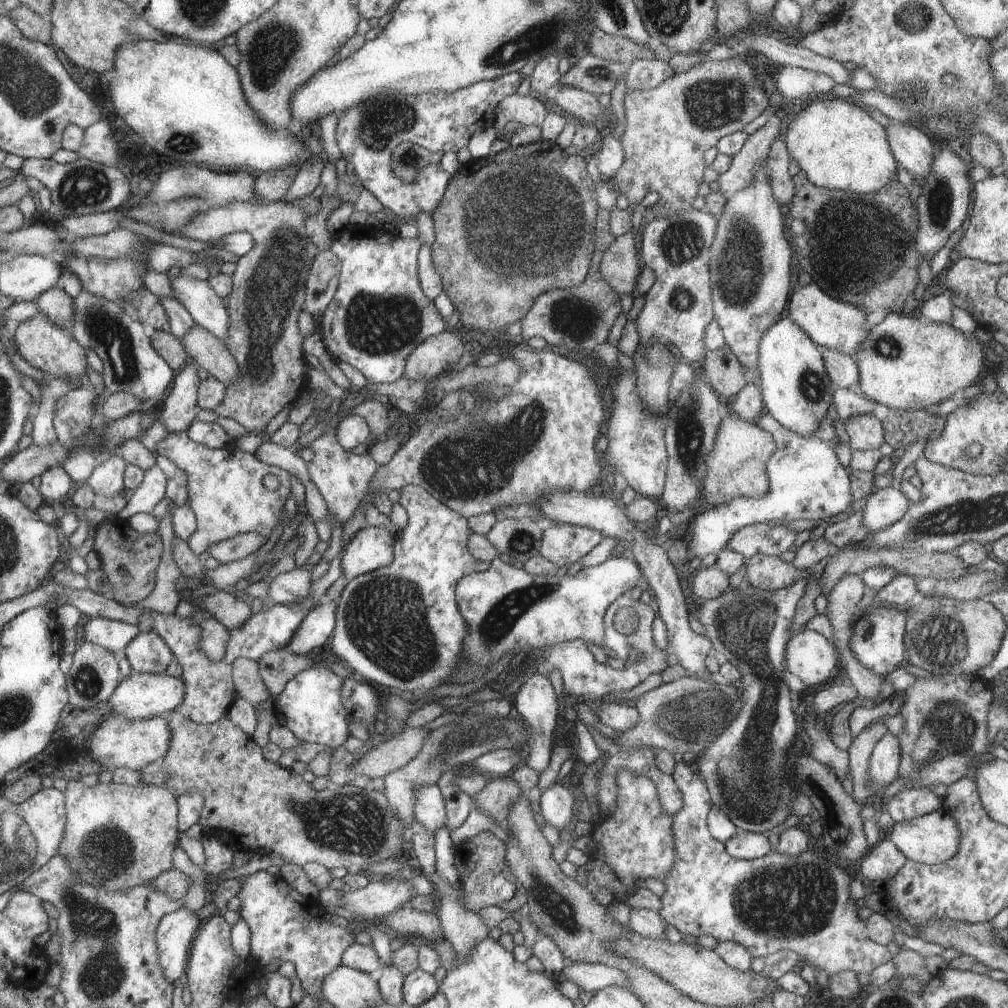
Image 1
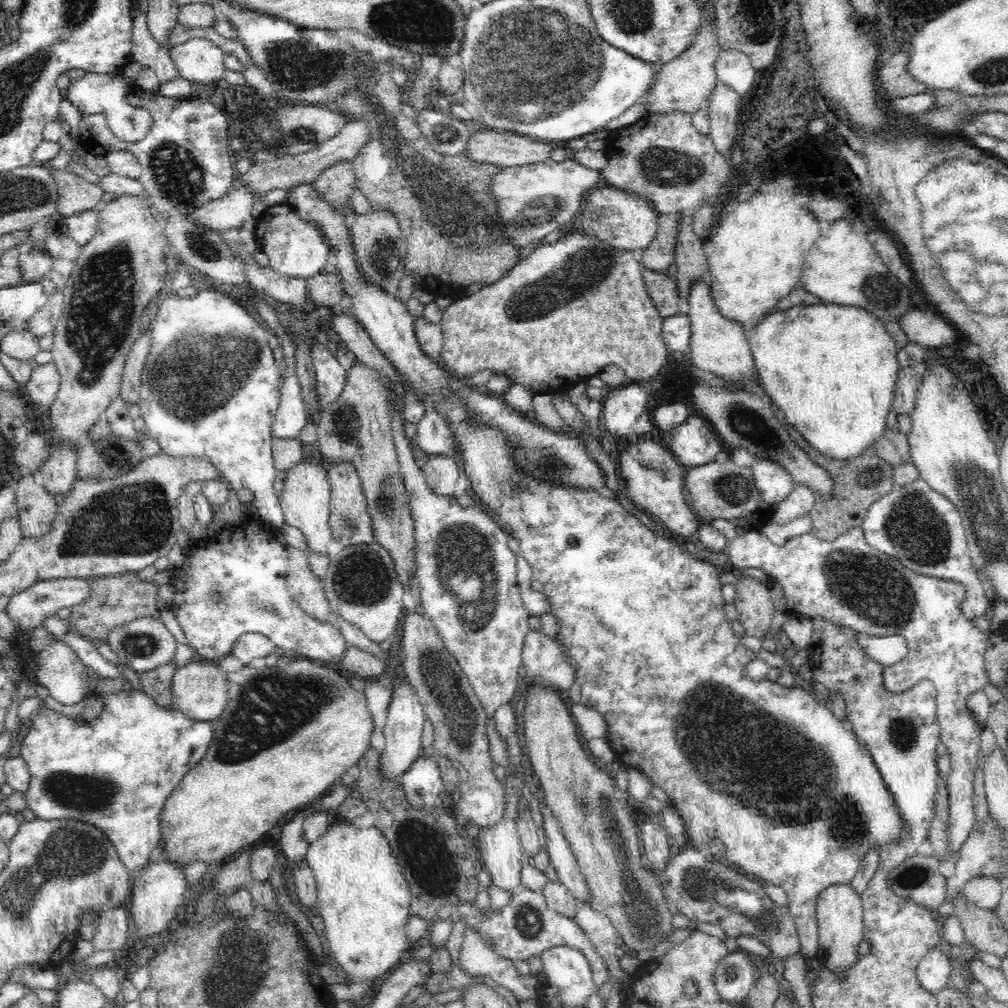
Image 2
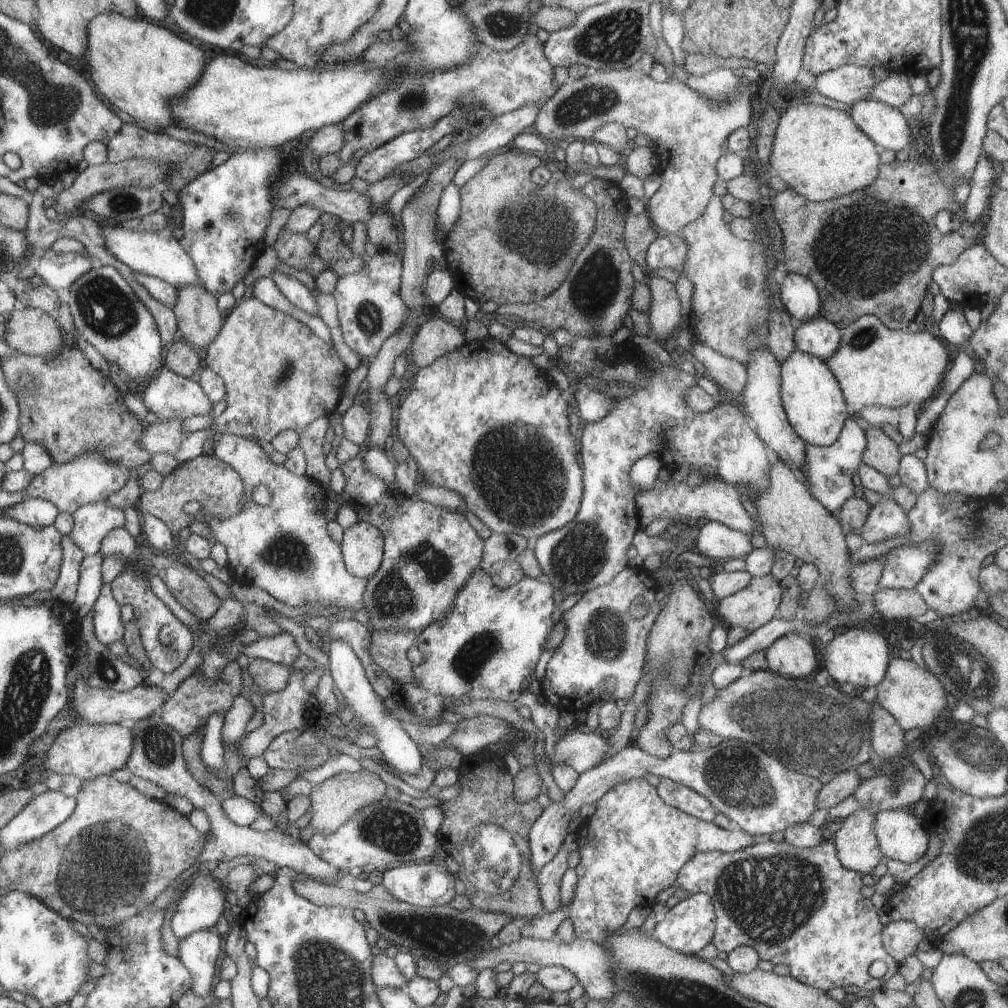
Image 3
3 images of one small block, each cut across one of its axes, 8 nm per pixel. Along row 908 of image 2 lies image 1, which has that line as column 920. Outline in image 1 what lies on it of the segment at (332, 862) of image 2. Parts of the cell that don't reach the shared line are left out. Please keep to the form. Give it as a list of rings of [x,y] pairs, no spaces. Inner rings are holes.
[[[889,313],[869,330],[868,339],[854,355],[859,368],[857,391],[891,409],[932,409],[976,383],[984,371],[983,344],[944,323]]]

